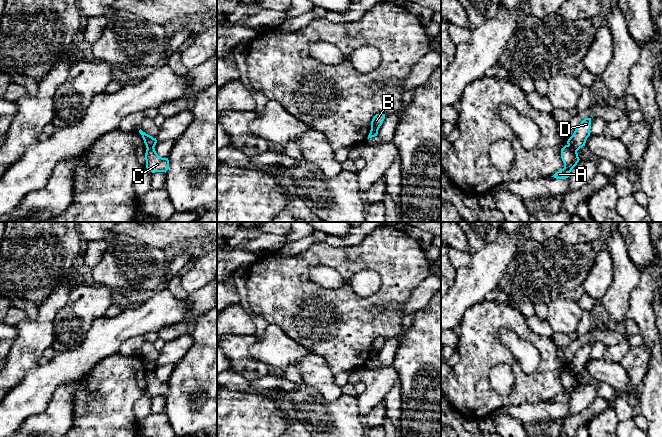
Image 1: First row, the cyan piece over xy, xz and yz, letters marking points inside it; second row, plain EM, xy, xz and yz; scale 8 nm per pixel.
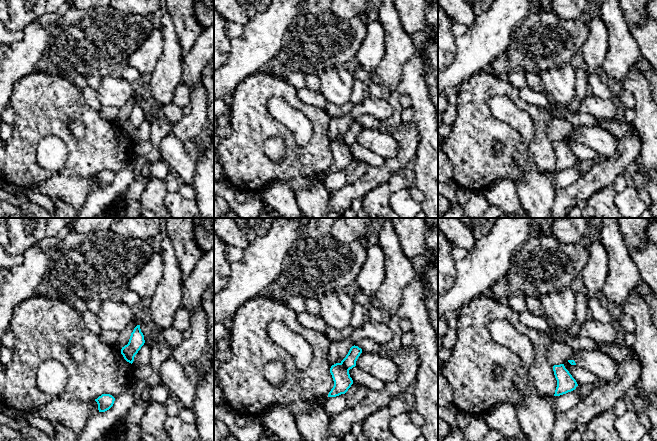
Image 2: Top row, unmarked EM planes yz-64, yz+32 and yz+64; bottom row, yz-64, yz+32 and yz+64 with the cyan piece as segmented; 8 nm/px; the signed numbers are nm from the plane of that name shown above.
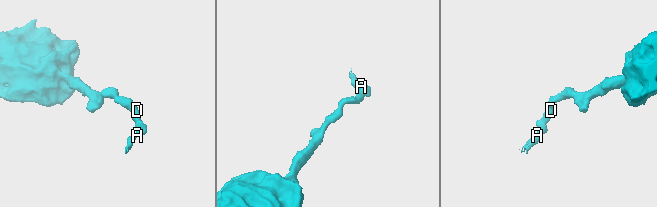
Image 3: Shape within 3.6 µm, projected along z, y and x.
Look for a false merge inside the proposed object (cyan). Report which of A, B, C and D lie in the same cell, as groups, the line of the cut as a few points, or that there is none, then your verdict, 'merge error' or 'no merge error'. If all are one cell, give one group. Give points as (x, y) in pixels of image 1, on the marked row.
A B C / D; cut in yz along (567, 145), (576, 151); merge error

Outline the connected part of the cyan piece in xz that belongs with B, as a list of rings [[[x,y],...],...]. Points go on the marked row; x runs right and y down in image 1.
[[[376,114],[371,121],[371,130],[378,131],[385,119],[385,114]]]

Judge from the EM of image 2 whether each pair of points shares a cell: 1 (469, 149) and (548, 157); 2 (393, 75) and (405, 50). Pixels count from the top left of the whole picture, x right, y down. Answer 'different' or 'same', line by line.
1: same
2: same

